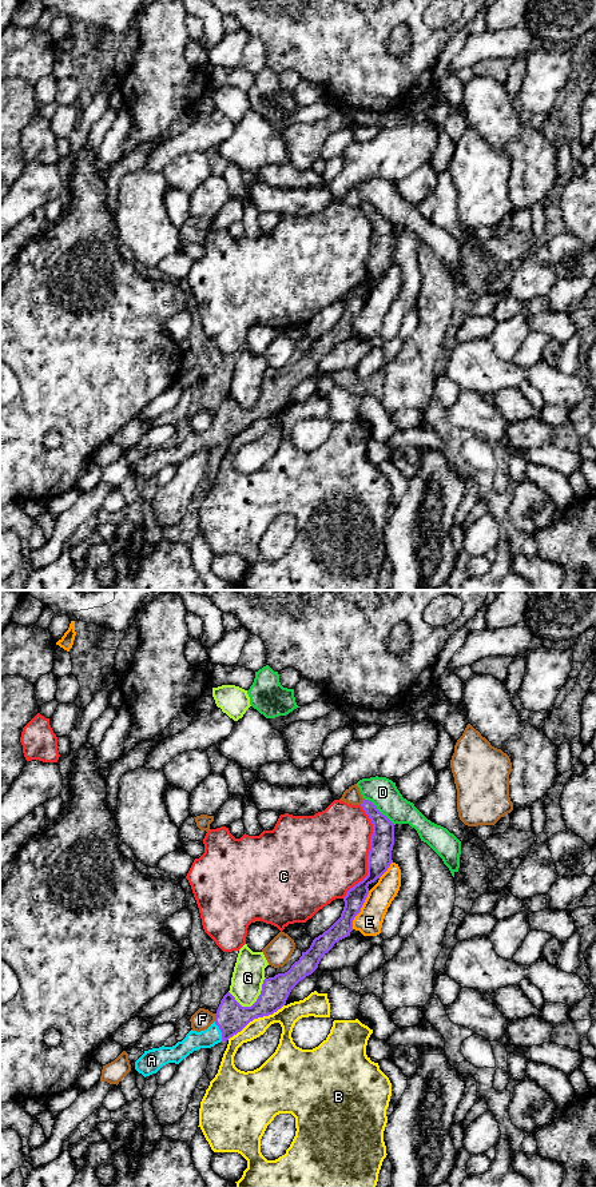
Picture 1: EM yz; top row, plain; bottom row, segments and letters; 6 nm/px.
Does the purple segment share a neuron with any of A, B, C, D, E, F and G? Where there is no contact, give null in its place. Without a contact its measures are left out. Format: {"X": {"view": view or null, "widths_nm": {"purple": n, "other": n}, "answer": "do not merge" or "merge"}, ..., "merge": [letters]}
{"A": {"view": "yz", "widths_nm": {"purple": 190, "other": 120}, "answer": "merge"}, "B": {"view": "yz", "widths_nm": {"purple": 190, "other": 120}, "answer": "do not merge"}, "C": {"view": "yz", "widths_nm": {"purple": 140, "other": 480}, "answer": "do not merge"}, "D": {"view": "yz", "widths_nm": {"purple": 140, "other": 180}, "answer": "do not merge"}, "E": {"view": "yz", "widths_nm": {"purple": 120, "other": 160}, "answer": "do not merge"}, "F": {"view": "yz", "widths_nm": {"purple": 190, "other": 120}, "answer": "do not merge"}, "G": {"view": "yz", "widths_nm": {"purple": 190, "other": 190}, "answer": "do not merge"}, "merge": ["A"]}

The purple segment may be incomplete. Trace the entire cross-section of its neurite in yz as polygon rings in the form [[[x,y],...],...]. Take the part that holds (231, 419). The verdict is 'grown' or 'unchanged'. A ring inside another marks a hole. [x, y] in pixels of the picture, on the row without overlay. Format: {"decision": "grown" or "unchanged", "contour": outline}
{"decision": "grown", "contour": [[[363,202],[361,206],[373,226],[370,252],[367,256],[367,278],[350,290],[343,299],[345,308],[341,319],[322,336],[315,339],[306,354],[285,375],[263,382],[261,397],[251,409],[242,409],[227,394],[215,415],[215,423],[204,433],[190,433],[182,443],[172,449],[159,449],[144,453],[135,463],[135,471],[144,479],[156,475],[168,465],[179,466],[184,459],[200,450],[211,450],[241,434],[250,423],[269,418],[281,411],[291,391],[306,378],[311,377],[335,344],[350,338],[353,322],[369,296],[369,287],[380,280],[393,264],[394,226],[377,208]]]}

